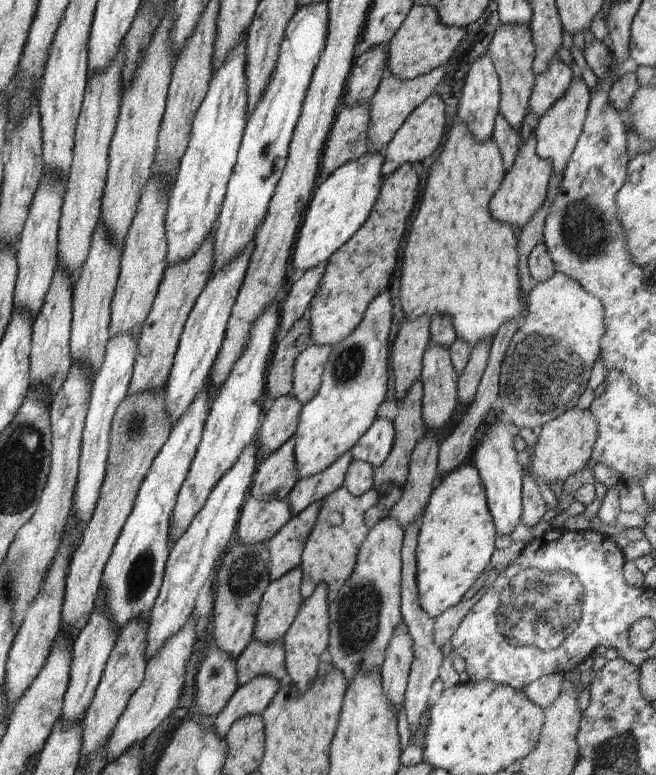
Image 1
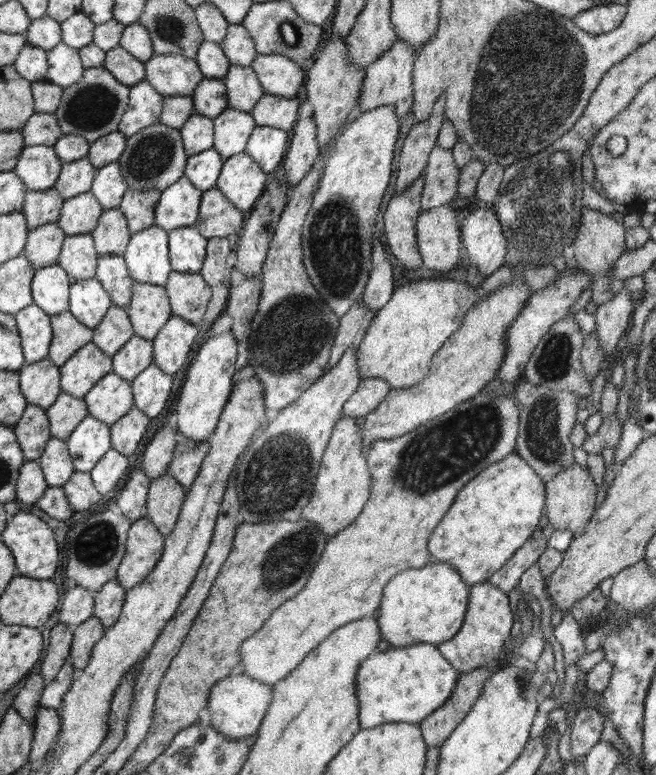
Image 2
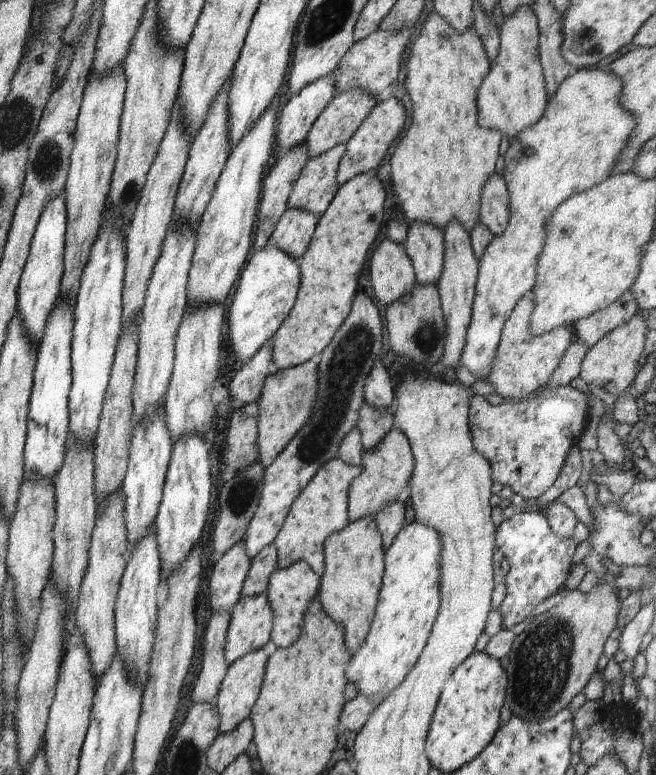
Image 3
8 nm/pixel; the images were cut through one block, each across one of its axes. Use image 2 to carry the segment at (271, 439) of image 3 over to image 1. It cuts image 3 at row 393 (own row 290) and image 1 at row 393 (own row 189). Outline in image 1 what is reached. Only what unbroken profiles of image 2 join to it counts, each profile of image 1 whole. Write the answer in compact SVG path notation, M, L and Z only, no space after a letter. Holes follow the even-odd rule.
M308 345L294 362L293 386L290 395L300 404L316 396L324 372L324 364L332 352L331 346Z

